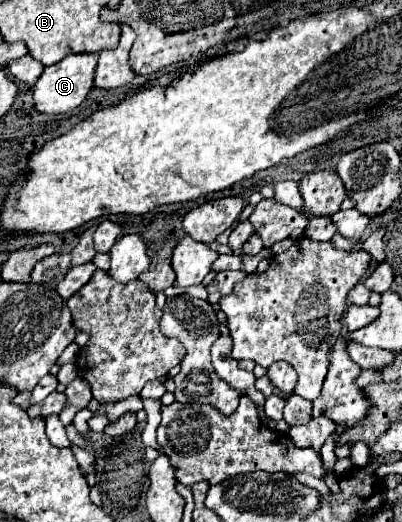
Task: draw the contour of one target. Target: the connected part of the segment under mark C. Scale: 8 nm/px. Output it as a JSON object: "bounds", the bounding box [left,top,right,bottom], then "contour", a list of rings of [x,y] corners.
{"bounds":[34,54,96,114],"contour":[[[70,54],[56,66],[46,66],[42,78],[34,86],[36,110],[48,114],[64,114],[80,106],[94,84],[94,70],[96,70],[96,54]]]}

